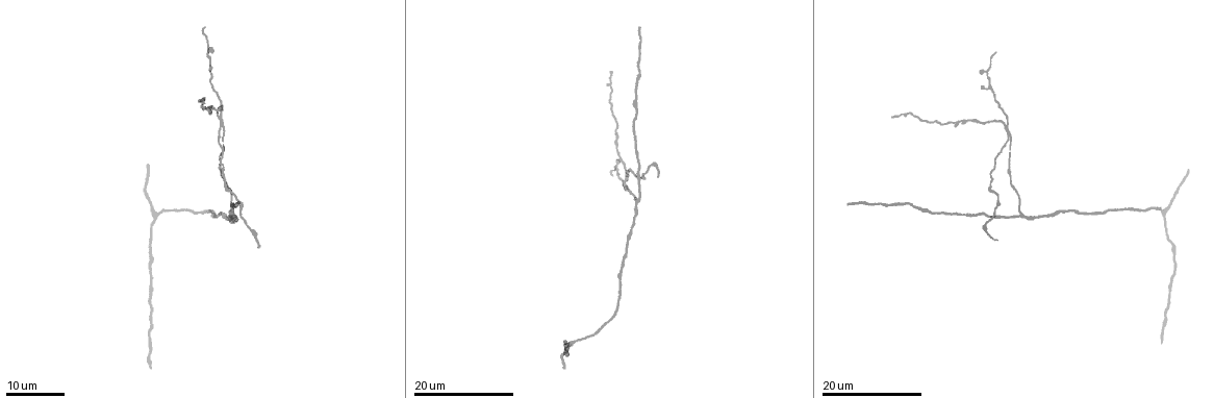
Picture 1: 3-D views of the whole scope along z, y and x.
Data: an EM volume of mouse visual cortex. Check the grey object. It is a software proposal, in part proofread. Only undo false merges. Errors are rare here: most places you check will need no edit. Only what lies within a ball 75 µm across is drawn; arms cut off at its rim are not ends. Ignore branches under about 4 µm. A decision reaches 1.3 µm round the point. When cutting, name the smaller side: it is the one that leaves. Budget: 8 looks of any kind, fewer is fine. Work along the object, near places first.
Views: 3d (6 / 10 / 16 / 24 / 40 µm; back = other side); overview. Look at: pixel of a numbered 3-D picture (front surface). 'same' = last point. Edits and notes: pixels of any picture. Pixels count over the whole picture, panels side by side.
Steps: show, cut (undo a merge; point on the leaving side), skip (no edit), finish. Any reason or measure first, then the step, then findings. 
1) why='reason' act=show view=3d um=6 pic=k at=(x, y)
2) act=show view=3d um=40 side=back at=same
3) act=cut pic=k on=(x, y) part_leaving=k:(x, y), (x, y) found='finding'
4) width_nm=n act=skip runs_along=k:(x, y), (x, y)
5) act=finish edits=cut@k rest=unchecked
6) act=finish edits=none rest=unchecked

act=show view=3d um=16 pic=1 at=(628, 239)

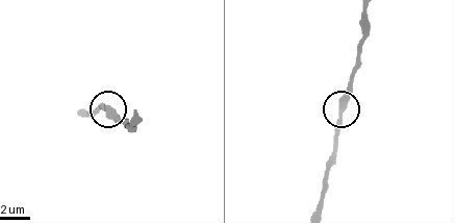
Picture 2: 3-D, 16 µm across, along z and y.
act=show view=3d um=10 pic=2 at=(107, 106)

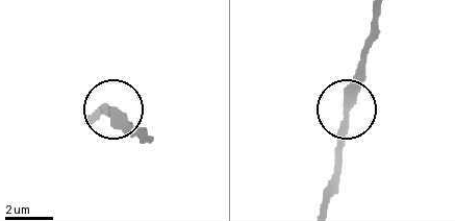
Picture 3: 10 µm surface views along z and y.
act=skip found='one neuron here'

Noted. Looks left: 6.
why='branch point' act=show view=3d um=24 pic=1 at=(1020, 216)

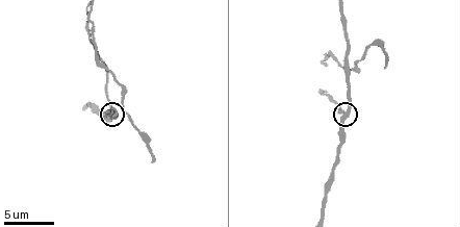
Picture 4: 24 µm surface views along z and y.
why='zoom in' act=show view=3d um=10 pic=4 at=(344, 114)

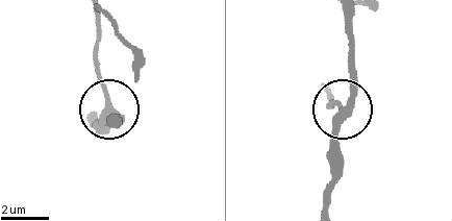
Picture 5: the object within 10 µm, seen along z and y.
side_arm_um=38 act=skip runs_along=5:(323, 207), (334, 171), (334, 123), (352, 88), (352, 35) found='one neuron here'

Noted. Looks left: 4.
why='thick turns thin' act=show view=3d um=24 pic=1 at=(1008, 167)

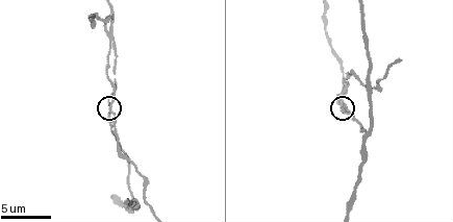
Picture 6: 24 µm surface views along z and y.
why='zoom in' act=show view=3d um=6 at=same

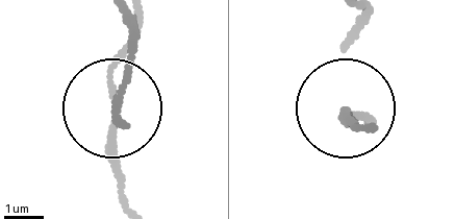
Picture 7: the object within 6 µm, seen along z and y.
act=skip found='one neuron here'

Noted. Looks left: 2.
act=finish edits=none rest=unchecked

